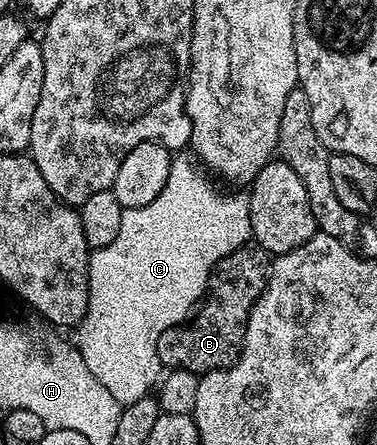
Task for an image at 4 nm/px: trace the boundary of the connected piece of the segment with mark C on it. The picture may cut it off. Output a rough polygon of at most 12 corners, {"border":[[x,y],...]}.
{"border":[[190,156],[94,250],[89,297],[149,297],[188,320],[251,237],[248,194],[222,197]]}

